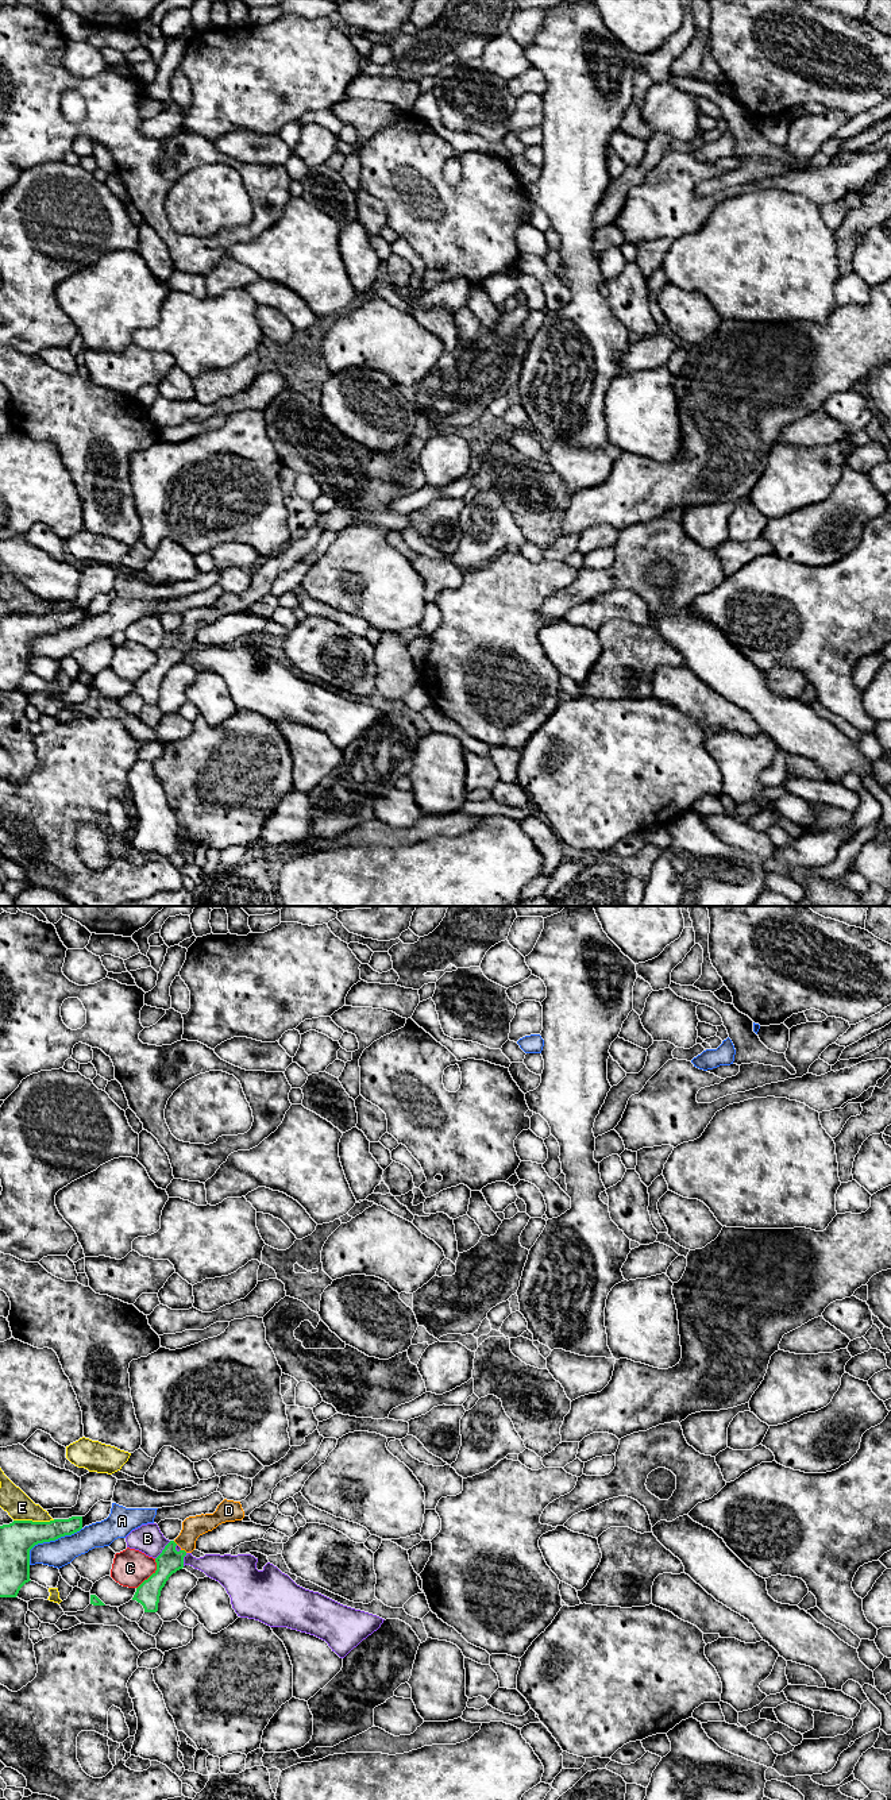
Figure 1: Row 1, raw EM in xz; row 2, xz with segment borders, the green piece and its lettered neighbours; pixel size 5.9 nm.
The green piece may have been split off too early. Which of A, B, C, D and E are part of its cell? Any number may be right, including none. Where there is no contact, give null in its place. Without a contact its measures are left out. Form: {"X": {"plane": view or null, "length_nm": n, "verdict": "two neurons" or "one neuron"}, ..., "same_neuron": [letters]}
{"A": {"plane": "xz", "length_nm": 380, "verdict": "two neurons"}, "B": {"plane": "xz", "length_nm": 140, "verdict": "two neurons"}, "C": {"plane": "xz", "length_nm": 220, "verdict": "two neurons"}, "D": {"plane": "xz", "length_nm": 40, "verdict": "one neuron"}, "E": {"plane": "xz", "length_nm": 240, "verdict": "two neurons"}, "same_neuron": ["D"]}

